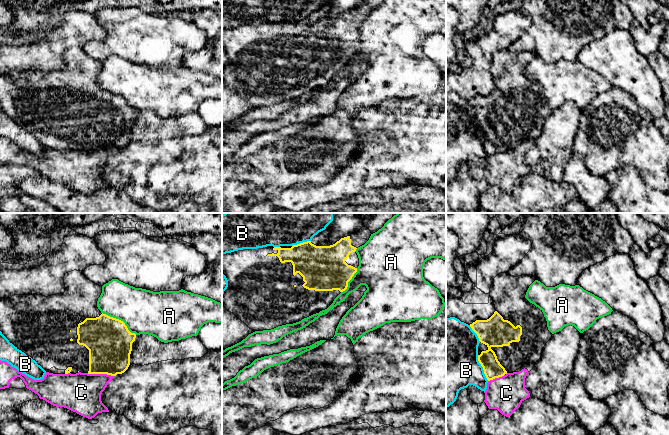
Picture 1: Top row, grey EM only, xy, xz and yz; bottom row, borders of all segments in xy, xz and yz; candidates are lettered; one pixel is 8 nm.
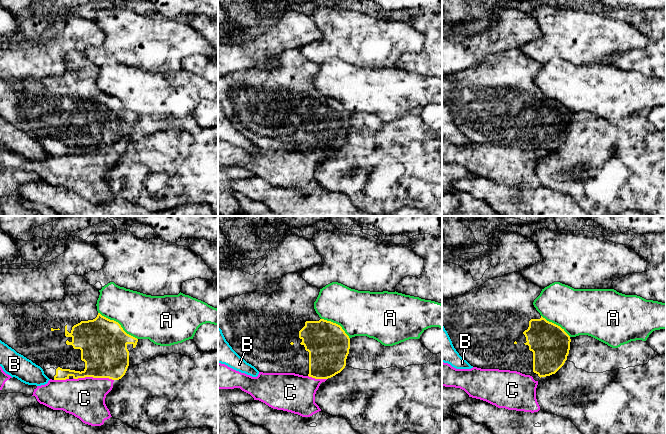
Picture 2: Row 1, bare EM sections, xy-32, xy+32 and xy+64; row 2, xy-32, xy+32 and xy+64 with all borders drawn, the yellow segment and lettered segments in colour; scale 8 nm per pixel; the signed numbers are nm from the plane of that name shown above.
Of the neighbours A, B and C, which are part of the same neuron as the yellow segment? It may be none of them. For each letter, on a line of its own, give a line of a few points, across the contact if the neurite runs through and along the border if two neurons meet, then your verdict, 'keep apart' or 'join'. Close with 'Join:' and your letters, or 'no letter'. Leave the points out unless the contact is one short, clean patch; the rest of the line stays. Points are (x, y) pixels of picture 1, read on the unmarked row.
A: keep apart
B: keep apart
C: keep apart
Join: no letter

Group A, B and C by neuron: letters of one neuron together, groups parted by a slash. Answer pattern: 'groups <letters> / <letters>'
groups A / B / C

